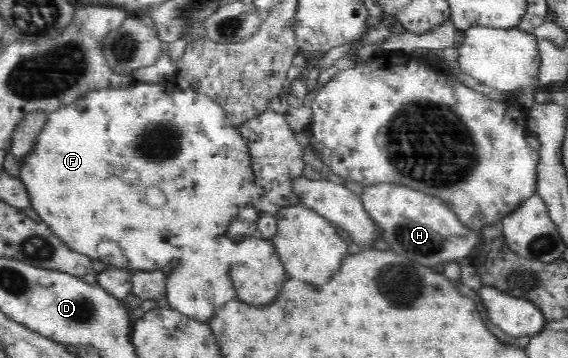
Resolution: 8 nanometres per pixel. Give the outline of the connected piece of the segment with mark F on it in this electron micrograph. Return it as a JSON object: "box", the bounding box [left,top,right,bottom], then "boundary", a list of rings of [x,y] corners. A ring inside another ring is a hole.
{"box":[19,83,257,271],"boundary":[[[164,83],[97,90],[58,109],[47,117],[34,151],[20,162],[19,179],[29,194],[31,207],[70,249],[117,268],[142,271],[162,269],[170,261],[180,259],[180,249],[190,247],[188,243],[194,235],[190,229],[198,229],[198,225],[206,231],[214,229],[212,233],[224,233],[257,190],[248,144],[223,109],[211,97],[191,87],[180,90],[176,85]],[[160,123],[182,133],[182,147],[176,157],[154,161],[138,157],[136,153],[120,153],[118,163],[112,161],[118,151],[116,139],[138,139],[142,131]]]}

